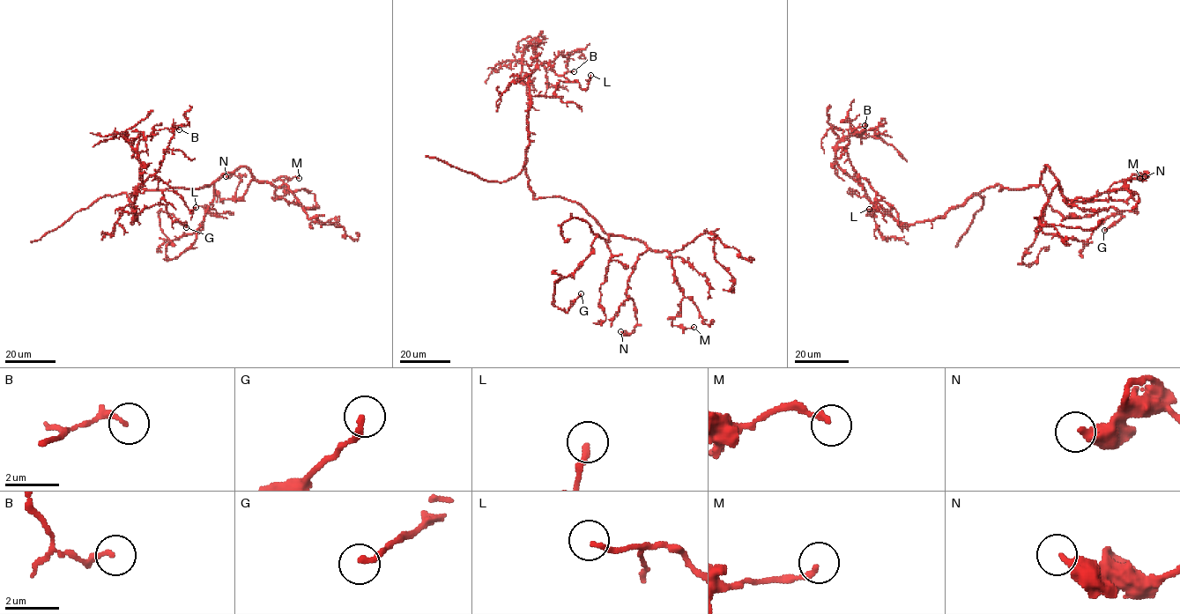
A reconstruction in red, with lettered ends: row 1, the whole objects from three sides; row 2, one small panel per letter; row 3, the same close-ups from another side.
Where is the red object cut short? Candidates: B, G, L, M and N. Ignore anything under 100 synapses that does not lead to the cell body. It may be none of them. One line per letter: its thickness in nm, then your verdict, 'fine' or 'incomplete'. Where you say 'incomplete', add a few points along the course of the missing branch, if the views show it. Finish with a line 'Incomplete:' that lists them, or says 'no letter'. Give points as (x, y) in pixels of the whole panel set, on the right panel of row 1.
B: calibre 140 nm; fine
G: calibre 220 nm; fine
L: calibre 190 nm; fine
M: calibre 200 nm; fine
N: calibre 320 nm; fine
Incomplete: no letter

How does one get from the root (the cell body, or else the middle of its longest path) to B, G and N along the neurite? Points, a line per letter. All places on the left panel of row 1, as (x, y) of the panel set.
B: (145, 189), (138, 185), (131, 194), (133, 222), (138, 188), (158, 170), (174, 135), (172, 131), (179, 129)
G: (145, 189), (212, 185), (213, 201), (195, 233), (169, 240), (158, 212), (172, 214), (186, 227)
N: (145, 189), (200, 189), (225, 173), (245, 166), (252, 179), (242, 199), (231, 199), (242, 175), (226, 176)

